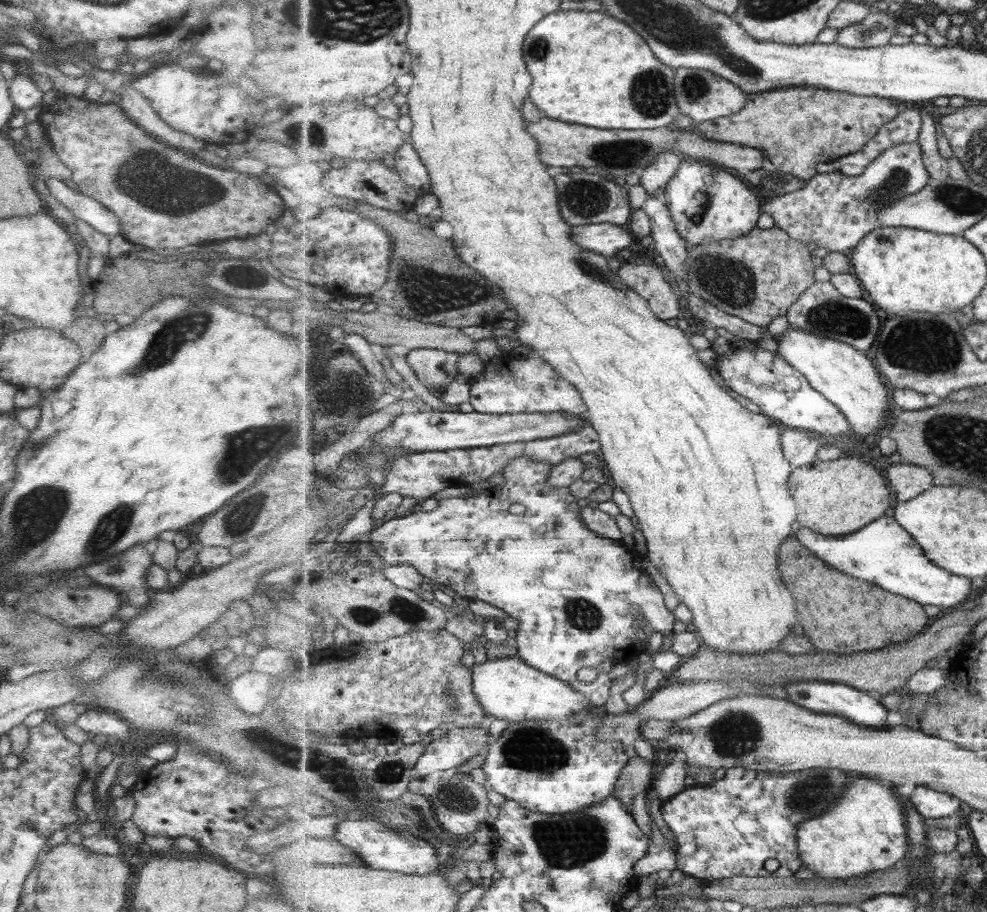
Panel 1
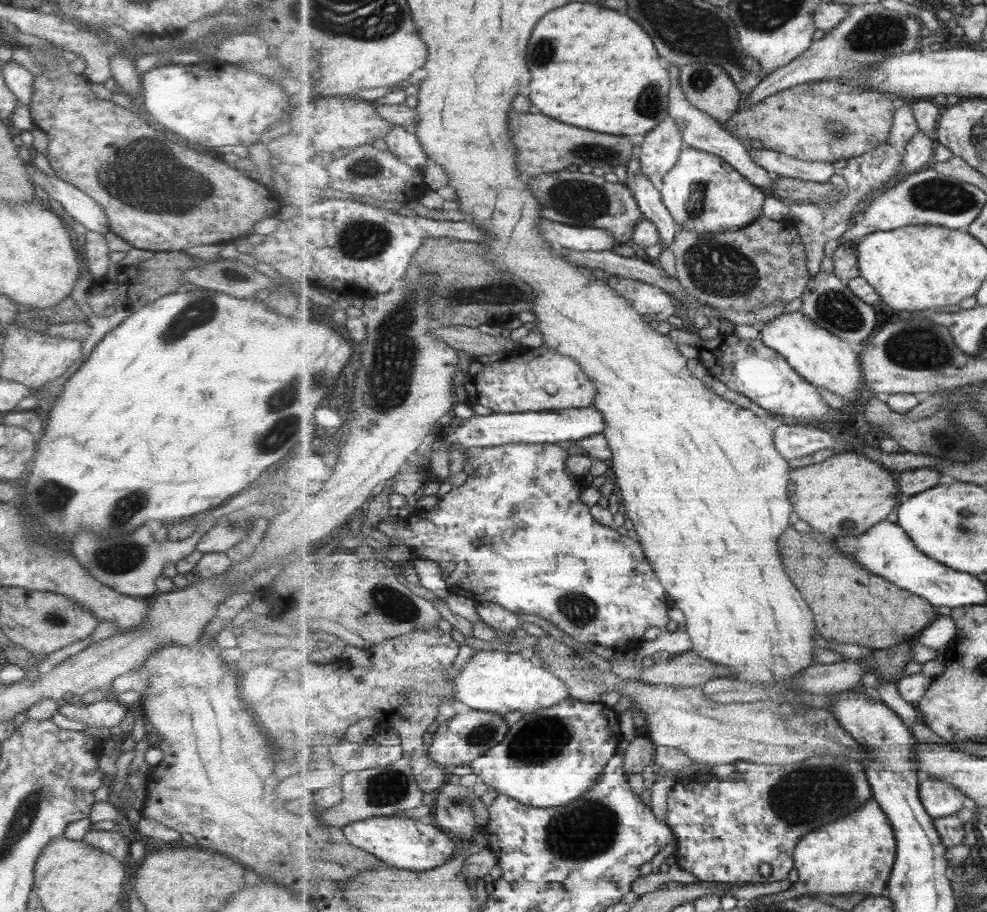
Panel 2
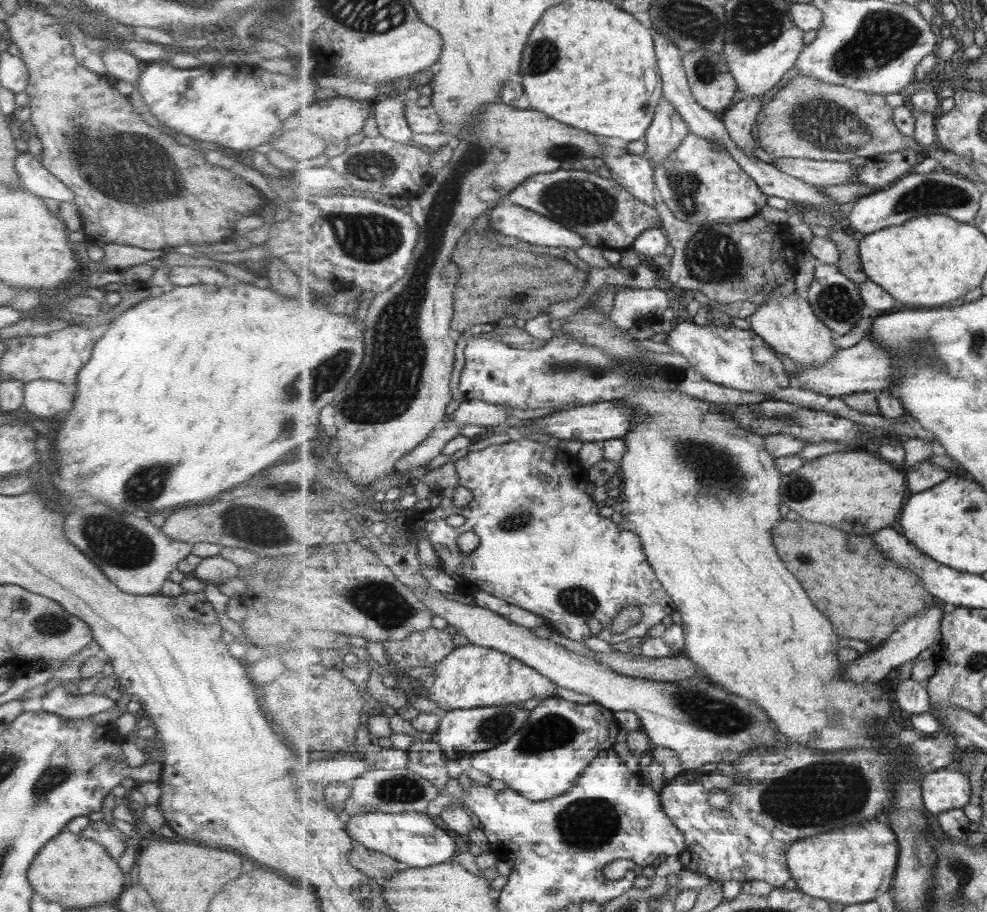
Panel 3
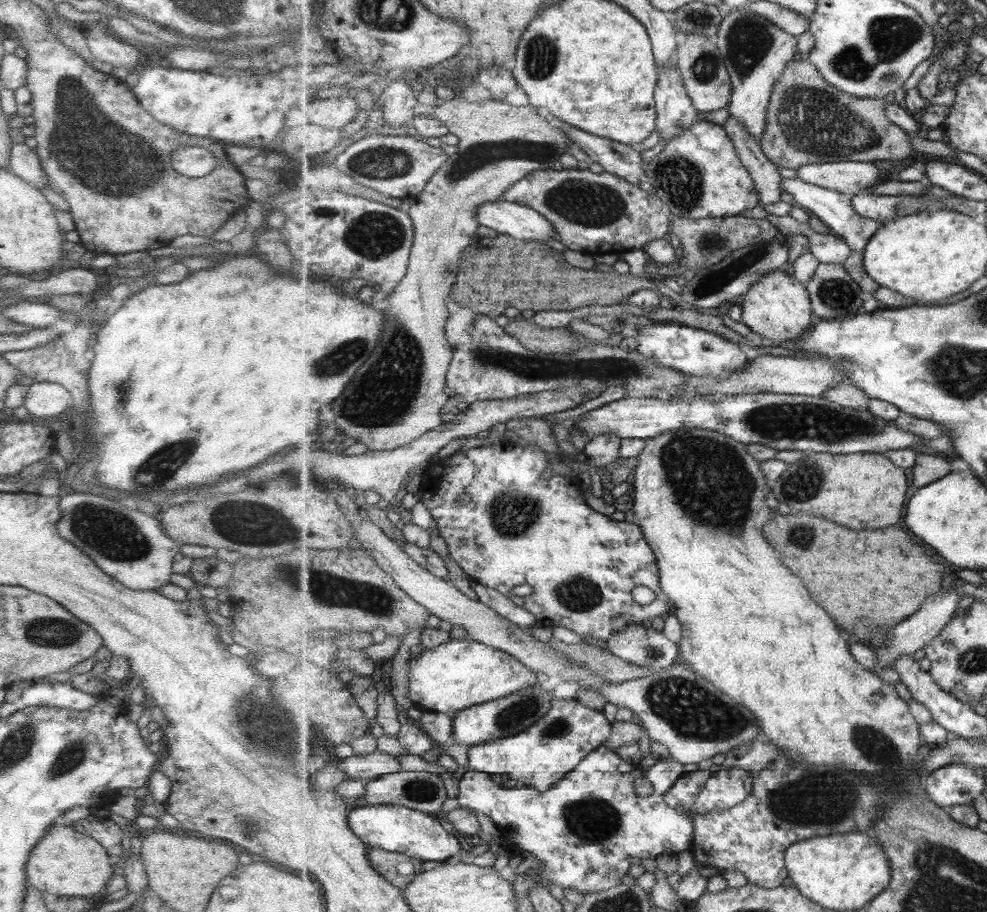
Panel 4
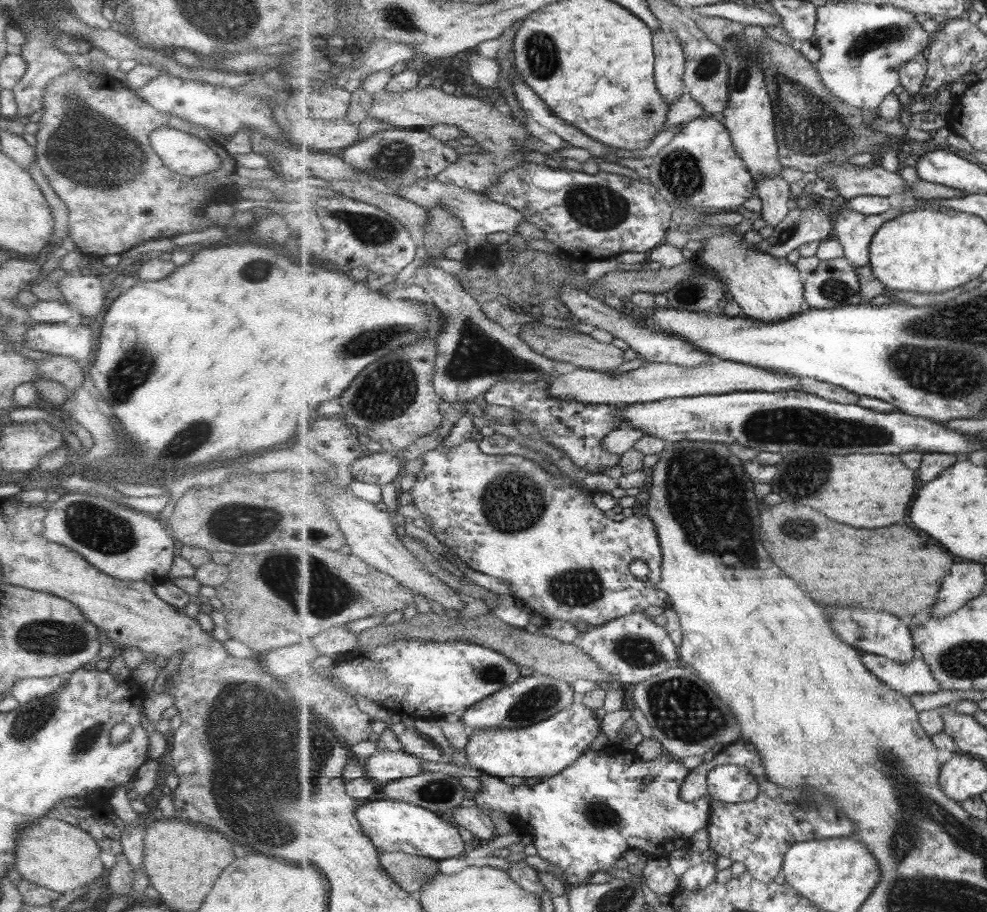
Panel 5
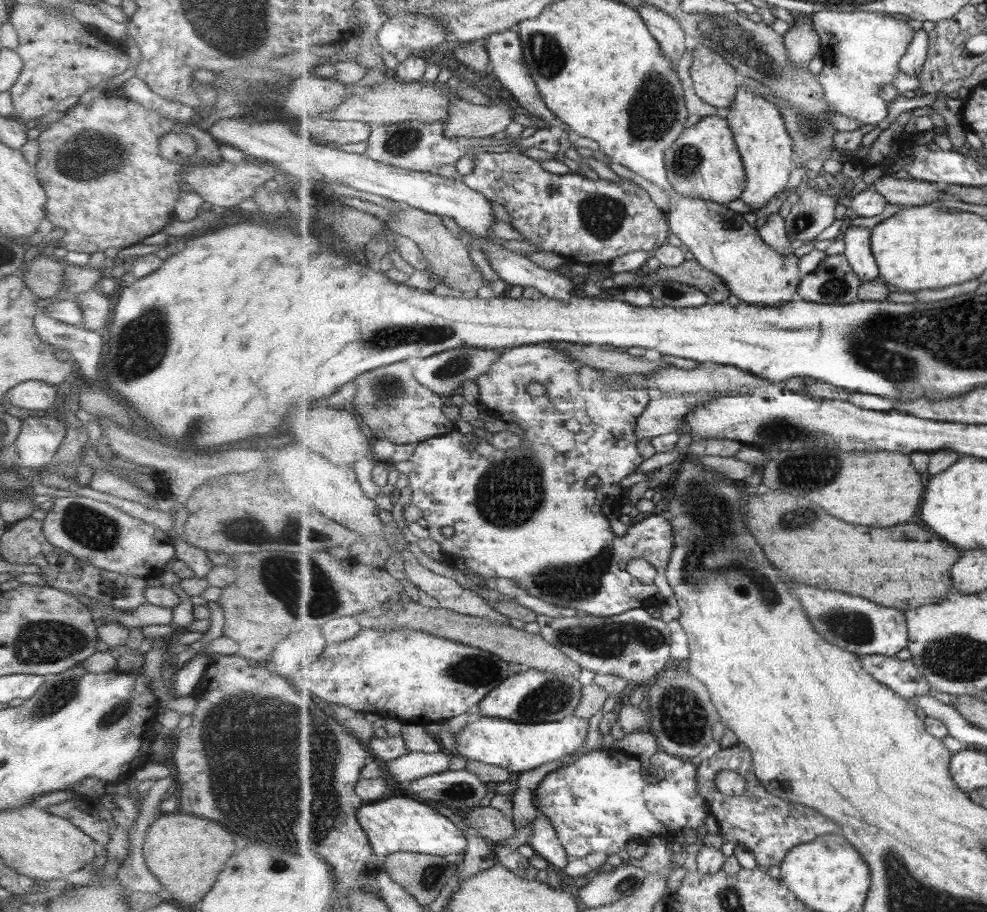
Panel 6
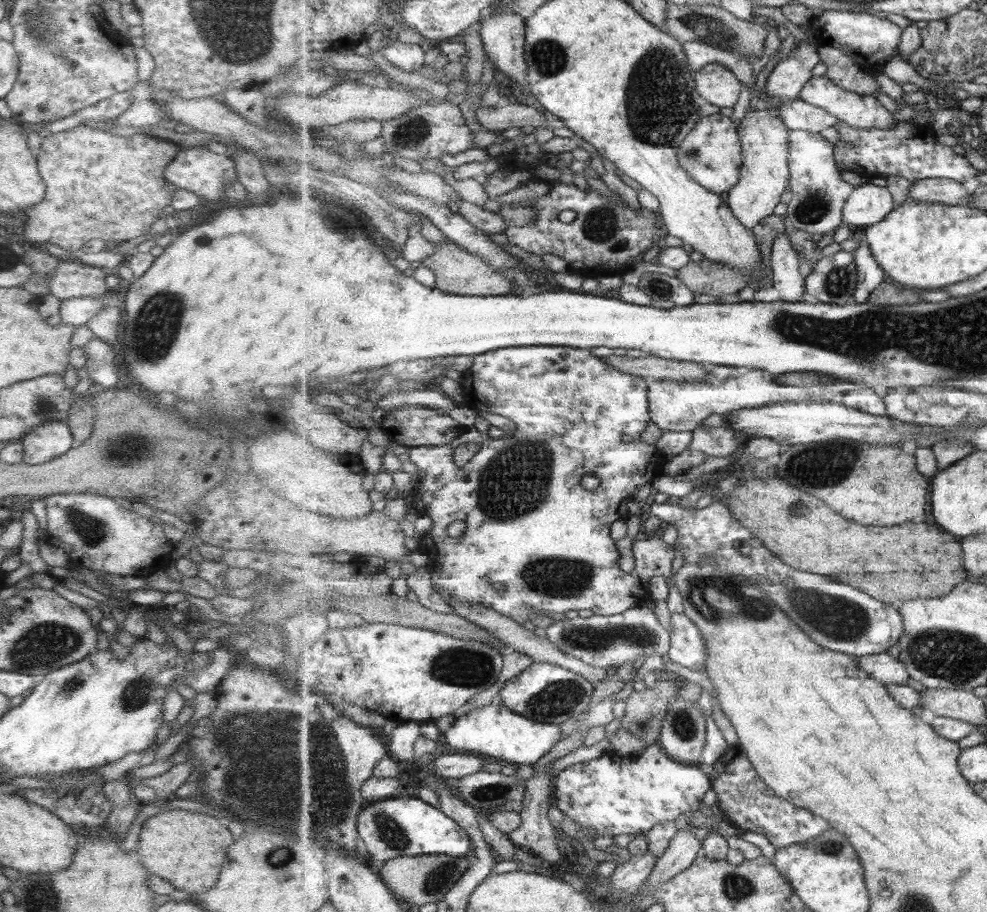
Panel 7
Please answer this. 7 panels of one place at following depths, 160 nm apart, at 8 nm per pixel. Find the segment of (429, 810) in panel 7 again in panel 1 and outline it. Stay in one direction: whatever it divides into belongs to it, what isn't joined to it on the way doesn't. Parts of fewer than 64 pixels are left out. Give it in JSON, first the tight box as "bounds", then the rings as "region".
{"bounds":[334,820,439,876],"region":[[[344,820],[336,826],[334,837],[345,846],[352,848],[367,867],[399,872],[407,875],[427,876],[433,874],[439,868],[439,856],[433,844],[421,840],[421,838],[403,838],[407,834],[391,832],[387,824],[377,820]]]}

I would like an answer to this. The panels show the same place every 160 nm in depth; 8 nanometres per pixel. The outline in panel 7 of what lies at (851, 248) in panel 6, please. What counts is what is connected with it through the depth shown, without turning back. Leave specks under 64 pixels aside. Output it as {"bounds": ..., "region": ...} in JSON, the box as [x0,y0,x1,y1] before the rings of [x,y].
{"bounds":[854,241,885,304],"region":[[[867,241],[861,242],[861,248],[854,252],[858,269],[859,284],[855,291],[855,304],[869,303],[869,295],[885,282],[885,272],[873,257]]]}

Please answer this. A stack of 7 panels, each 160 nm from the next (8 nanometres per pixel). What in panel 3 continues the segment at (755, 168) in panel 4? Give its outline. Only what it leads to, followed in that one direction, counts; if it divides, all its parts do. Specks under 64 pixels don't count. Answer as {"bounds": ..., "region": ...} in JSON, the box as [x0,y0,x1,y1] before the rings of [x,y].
{"bounds":[722,96,763,154],"region":[[[763,96],[745,97],[741,102],[731,106],[722,119],[733,140],[742,148],[744,153],[753,154],[753,148],[759,147],[758,141],[751,136],[755,122],[763,106]]]}

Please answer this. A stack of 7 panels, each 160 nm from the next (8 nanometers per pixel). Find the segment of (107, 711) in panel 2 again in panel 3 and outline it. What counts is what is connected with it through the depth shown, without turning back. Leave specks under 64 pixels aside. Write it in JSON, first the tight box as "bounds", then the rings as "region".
{"bounds":[39,685,116,720],"region":[[[57,685],[49,692],[43,693],[39,704],[41,704],[40,711],[51,712],[67,720],[87,719],[109,708],[116,708],[115,701],[111,698],[93,693],[71,695],[65,692],[62,685]]]}

